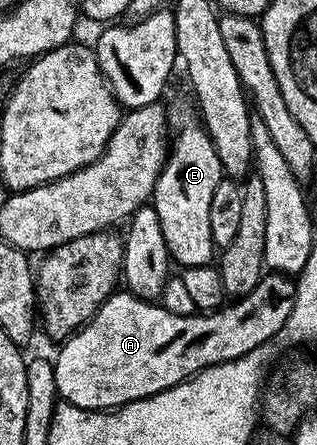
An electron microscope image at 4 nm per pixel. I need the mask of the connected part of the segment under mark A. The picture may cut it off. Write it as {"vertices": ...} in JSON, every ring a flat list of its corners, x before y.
{"vertices":[[268,272,253,287,249,295,238,298,228,311,211,311,206,315,175,315,155,301,144,301,126,291,116,291,101,303,101,307,89,320,80,325,66,341,58,346,59,354,53,357,55,382,59,397,66,404,82,409,117,409,131,401,157,395,182,381,188,381,194,373,213,367,217,363,235,361,249,351,270,341,285,327,295,302,295,281,290,276]]}

